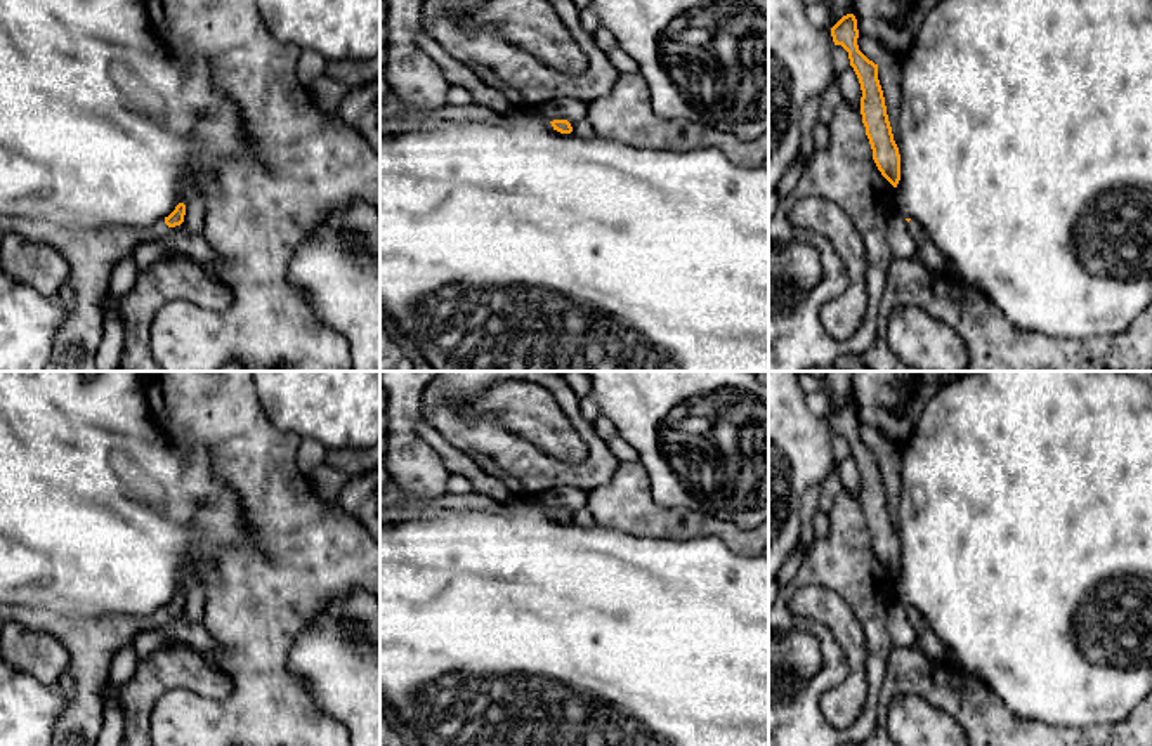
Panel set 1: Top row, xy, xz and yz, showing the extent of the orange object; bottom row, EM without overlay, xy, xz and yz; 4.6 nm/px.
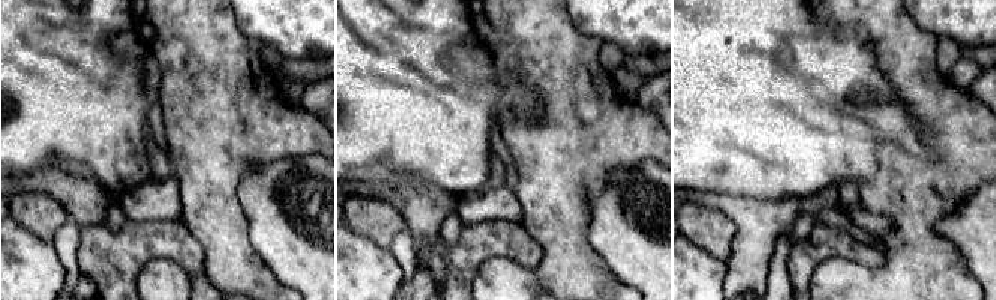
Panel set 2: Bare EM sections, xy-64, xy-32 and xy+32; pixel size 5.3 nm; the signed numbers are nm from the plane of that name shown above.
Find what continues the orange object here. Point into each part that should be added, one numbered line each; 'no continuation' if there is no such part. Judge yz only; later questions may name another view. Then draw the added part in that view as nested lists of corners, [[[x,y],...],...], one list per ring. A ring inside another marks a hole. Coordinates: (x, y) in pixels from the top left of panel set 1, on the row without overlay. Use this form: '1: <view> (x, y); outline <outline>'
no continuation

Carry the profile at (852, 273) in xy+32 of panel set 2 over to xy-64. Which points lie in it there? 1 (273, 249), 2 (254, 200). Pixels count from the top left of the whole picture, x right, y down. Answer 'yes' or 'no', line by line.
1: no
2: no

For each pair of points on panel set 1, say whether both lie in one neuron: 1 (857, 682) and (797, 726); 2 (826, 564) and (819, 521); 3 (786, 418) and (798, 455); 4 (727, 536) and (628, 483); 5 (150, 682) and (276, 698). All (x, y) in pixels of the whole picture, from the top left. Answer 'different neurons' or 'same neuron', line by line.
1: different neurons
2: different neurons
3: same neuron
4: same neuron
5: different neurons

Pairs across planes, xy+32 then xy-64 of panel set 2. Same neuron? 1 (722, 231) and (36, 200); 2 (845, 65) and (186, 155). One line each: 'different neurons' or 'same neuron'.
1: same neuron
2: different neurons

